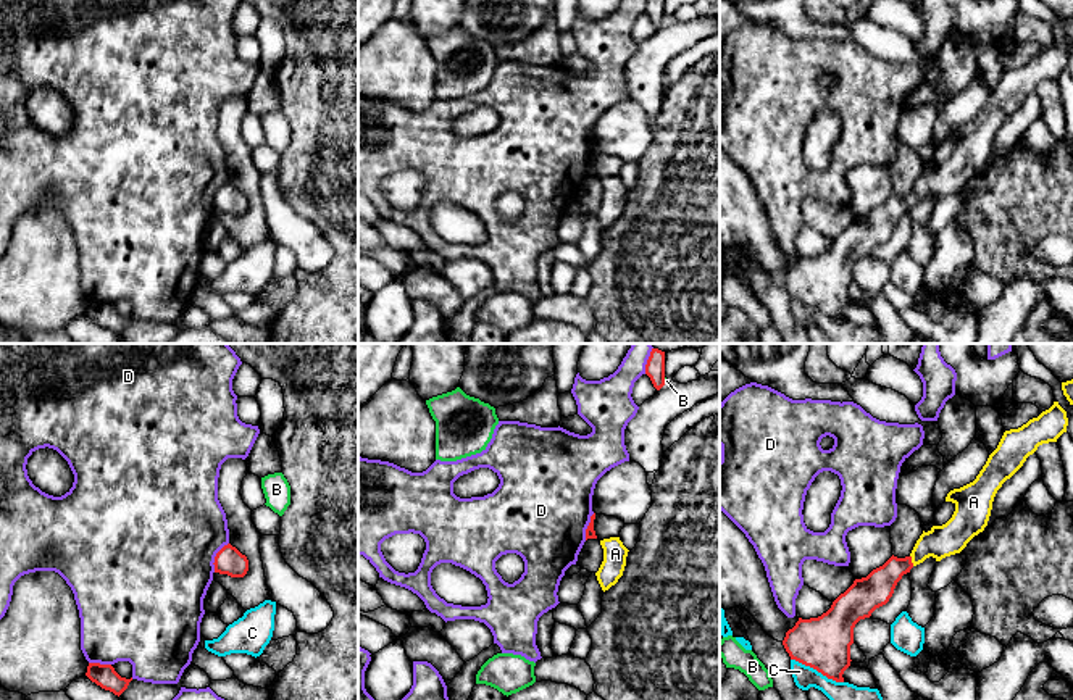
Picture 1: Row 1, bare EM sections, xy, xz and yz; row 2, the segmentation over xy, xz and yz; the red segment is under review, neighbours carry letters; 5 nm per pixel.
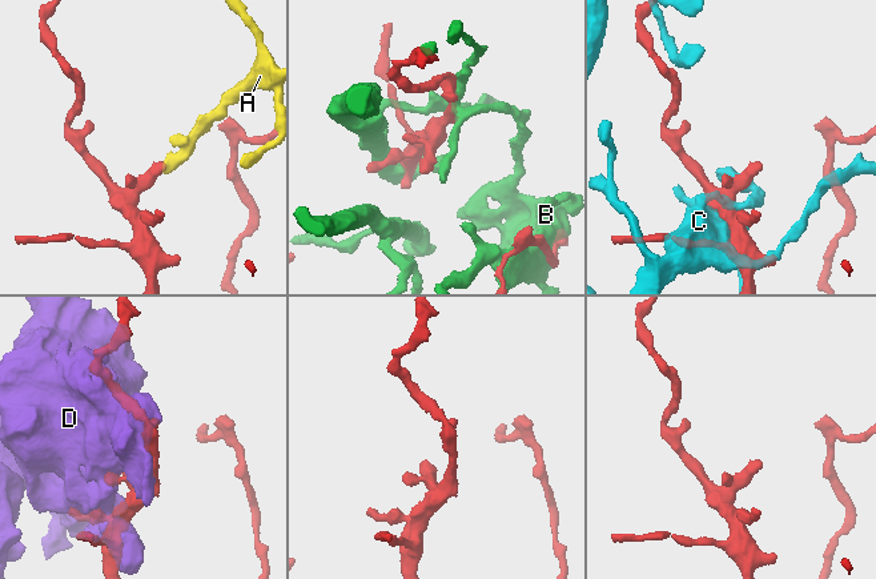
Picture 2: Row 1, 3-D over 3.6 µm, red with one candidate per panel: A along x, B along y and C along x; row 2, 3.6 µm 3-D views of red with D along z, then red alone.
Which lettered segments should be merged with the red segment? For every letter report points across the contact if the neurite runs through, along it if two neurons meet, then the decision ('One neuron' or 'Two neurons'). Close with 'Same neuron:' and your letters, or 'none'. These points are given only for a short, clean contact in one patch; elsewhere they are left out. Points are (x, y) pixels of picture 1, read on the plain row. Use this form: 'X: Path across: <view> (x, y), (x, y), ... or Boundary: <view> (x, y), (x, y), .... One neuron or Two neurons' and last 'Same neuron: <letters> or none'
A: Path across: yz (873, 229), (897, 205), (910, 199), (926, 184), (943, 179). One neuron
B: Two neurons
C: Two neurons
D: Two neurons
Same neuron: A

